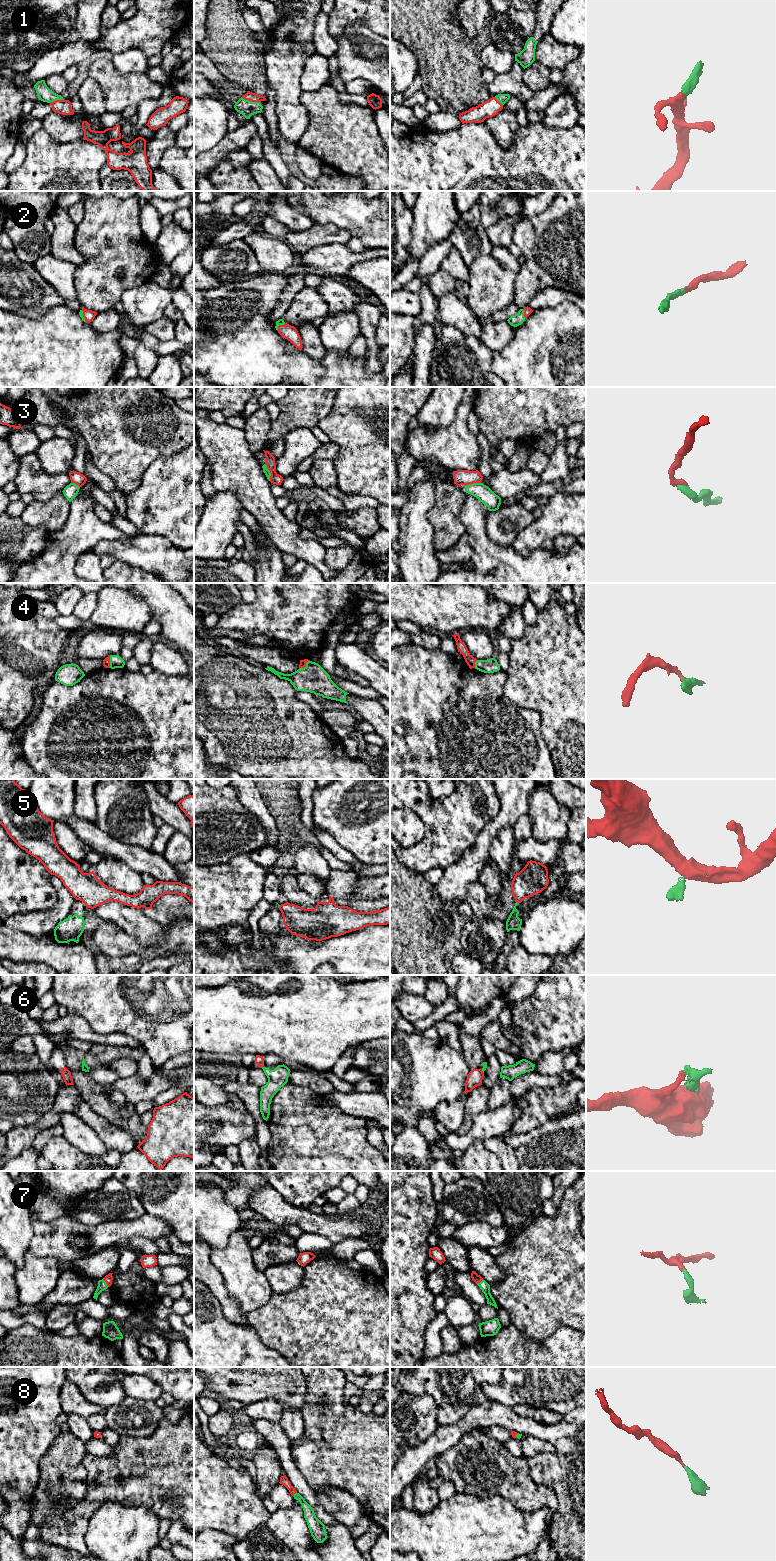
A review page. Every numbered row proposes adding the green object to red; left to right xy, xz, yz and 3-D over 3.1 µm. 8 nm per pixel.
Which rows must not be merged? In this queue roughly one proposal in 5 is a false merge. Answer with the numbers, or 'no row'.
3, 5, 6

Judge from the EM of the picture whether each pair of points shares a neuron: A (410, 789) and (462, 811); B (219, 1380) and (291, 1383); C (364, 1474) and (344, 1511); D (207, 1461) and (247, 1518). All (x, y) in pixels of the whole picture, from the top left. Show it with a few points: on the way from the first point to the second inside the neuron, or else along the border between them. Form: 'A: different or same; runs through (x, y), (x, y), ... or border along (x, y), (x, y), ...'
A: same; runs through (423, 800), (424, 806), (430, 812), (448, 813)
B: same; runs through (237, 1379), (273, 1379)
C: different; border along (330, 1486), (349, 1492), (361, 1504), (365, 1515)
D: same; runs through (207, 1475), (207, 1478), (233, 1504)

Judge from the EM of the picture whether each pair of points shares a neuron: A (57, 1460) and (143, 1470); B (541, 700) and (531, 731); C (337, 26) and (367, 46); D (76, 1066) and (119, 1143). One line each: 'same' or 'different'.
A: different
B: different
C: different
D: different

